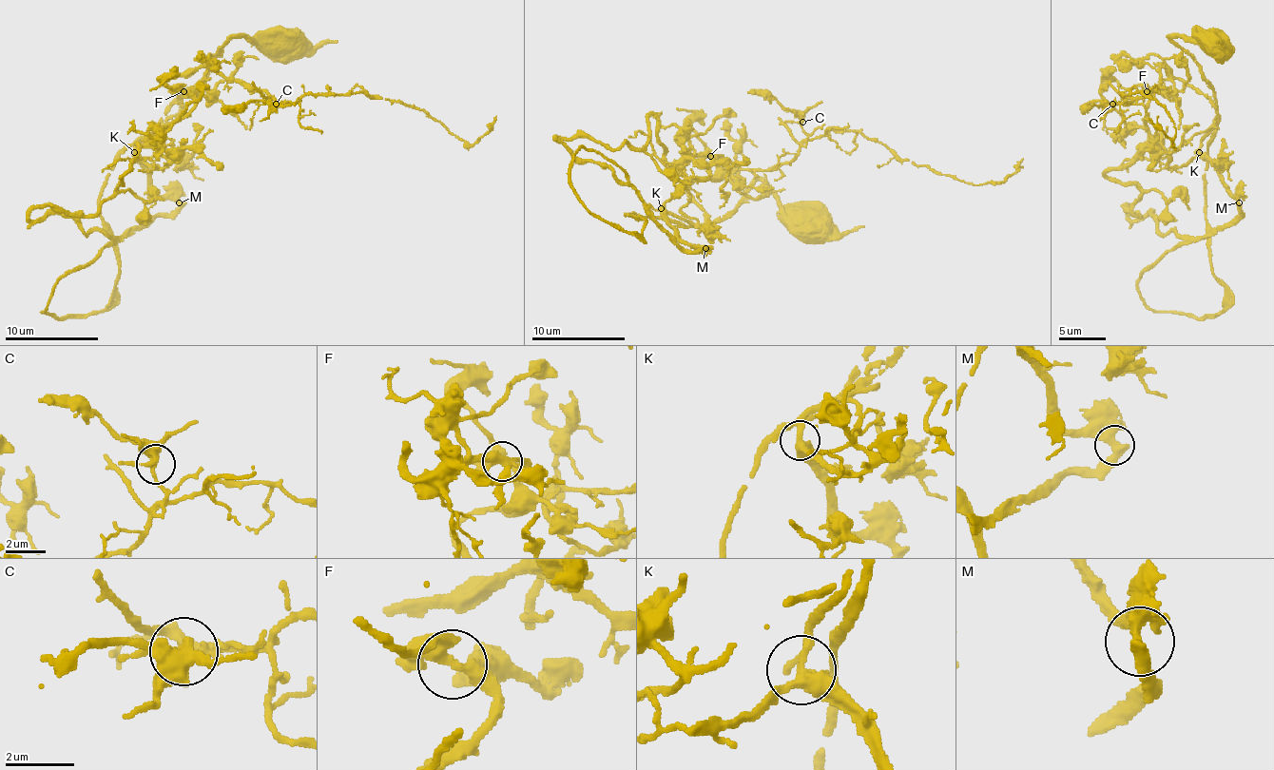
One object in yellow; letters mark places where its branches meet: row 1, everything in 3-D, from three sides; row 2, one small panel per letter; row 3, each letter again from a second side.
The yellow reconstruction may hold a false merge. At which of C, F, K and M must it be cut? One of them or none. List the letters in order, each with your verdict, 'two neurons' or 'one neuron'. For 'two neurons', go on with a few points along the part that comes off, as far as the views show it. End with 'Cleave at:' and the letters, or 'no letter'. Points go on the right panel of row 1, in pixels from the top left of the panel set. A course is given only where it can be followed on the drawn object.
C: one neuron
F: one neuron
K: one neuron
M: one neuron
Cleave at: no letter

